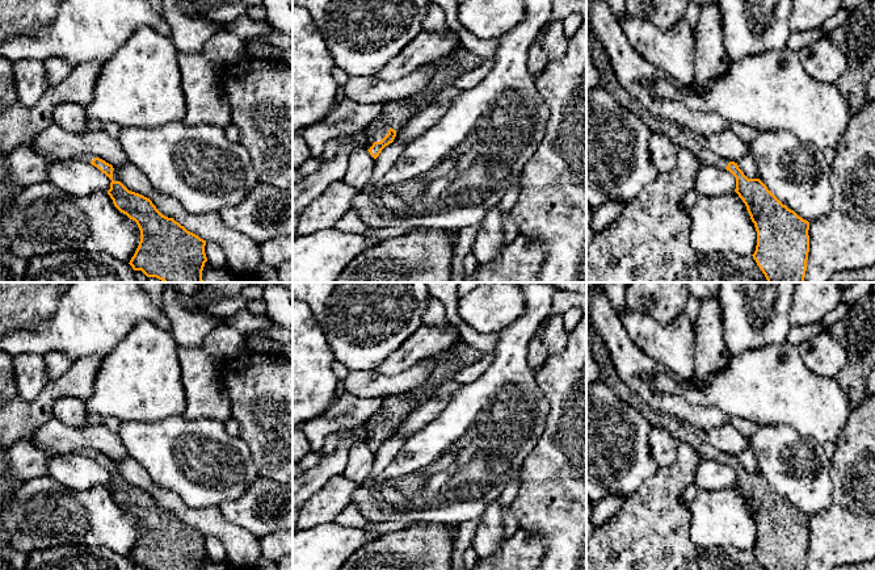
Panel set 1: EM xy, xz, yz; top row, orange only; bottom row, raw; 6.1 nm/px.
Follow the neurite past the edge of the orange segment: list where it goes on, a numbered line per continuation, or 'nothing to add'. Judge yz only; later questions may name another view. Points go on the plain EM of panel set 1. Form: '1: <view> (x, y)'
1: yz (697, 438)

